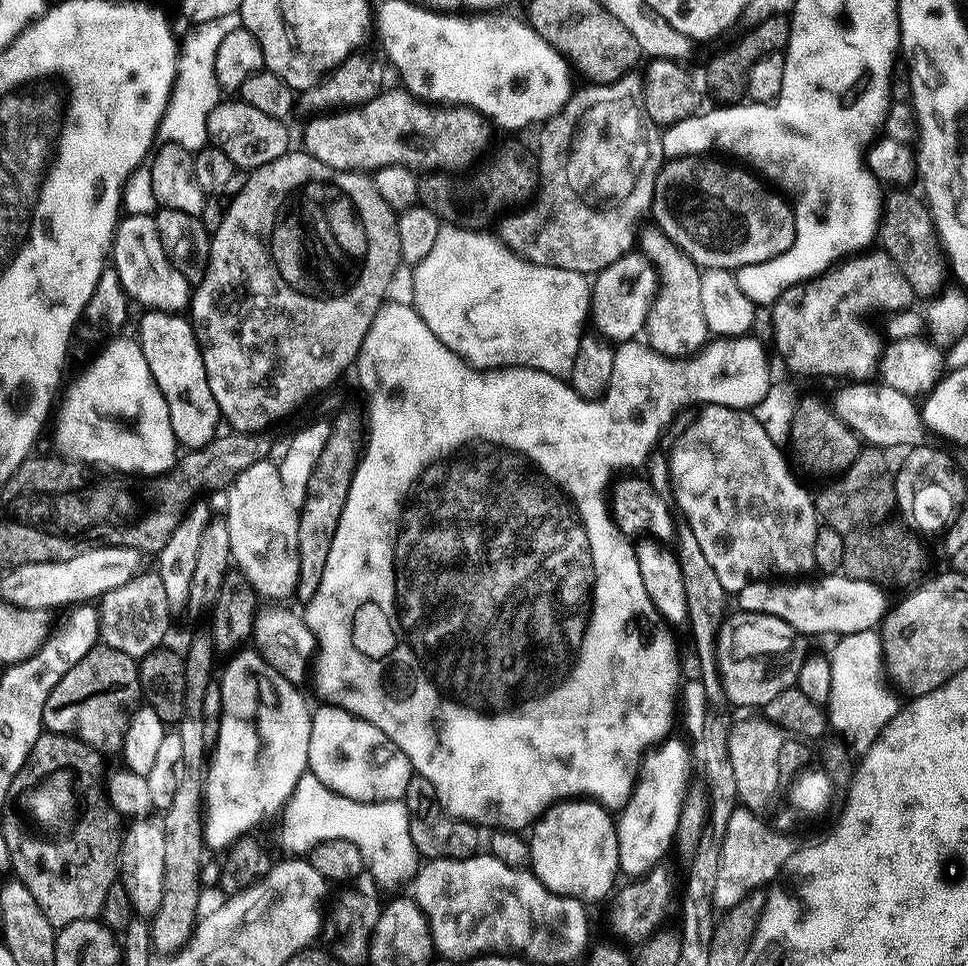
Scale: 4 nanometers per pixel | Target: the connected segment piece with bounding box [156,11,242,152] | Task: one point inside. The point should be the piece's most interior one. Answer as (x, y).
(195, 92)

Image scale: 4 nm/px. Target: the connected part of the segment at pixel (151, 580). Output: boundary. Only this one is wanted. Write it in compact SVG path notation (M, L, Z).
M156 570L137 571L122 586L103 594L98 604L100 614L100 637L107 648L121 650L139 660L147 653L161 647L172 625L172 613L162 583Z

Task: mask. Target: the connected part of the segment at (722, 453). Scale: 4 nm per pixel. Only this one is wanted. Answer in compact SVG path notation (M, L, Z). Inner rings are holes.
M706 404L699 409L696 420L689 423L691 432L684 436L675 454L675 478L673 488L679 489L679 497L674 501L679 515L690 522L690 530L694 530L694 538L698 538L698 546L702 546L702 554L706 554L710 566L714 566L714 574L718 574L718 582L722 582L725 592L729 594L739 593L744 586L752 580L765 578L796 578L799 572L816 572L815 540L818 531L816 524L816 508L812 505L812 496L792 477L780 448L775 444L769 432L763 429L751 411L742 408L727 408L722 404Z

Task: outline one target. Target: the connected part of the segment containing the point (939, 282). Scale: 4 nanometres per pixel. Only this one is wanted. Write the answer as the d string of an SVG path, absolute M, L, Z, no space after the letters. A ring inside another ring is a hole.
M898 188L884 200L884 213L881 229L878 233L879 243L889 257L899 266L915 299L924 302L935 299L944 289L948 262L946 254L939 242L935 217L930 213L929 205L914 194Z

